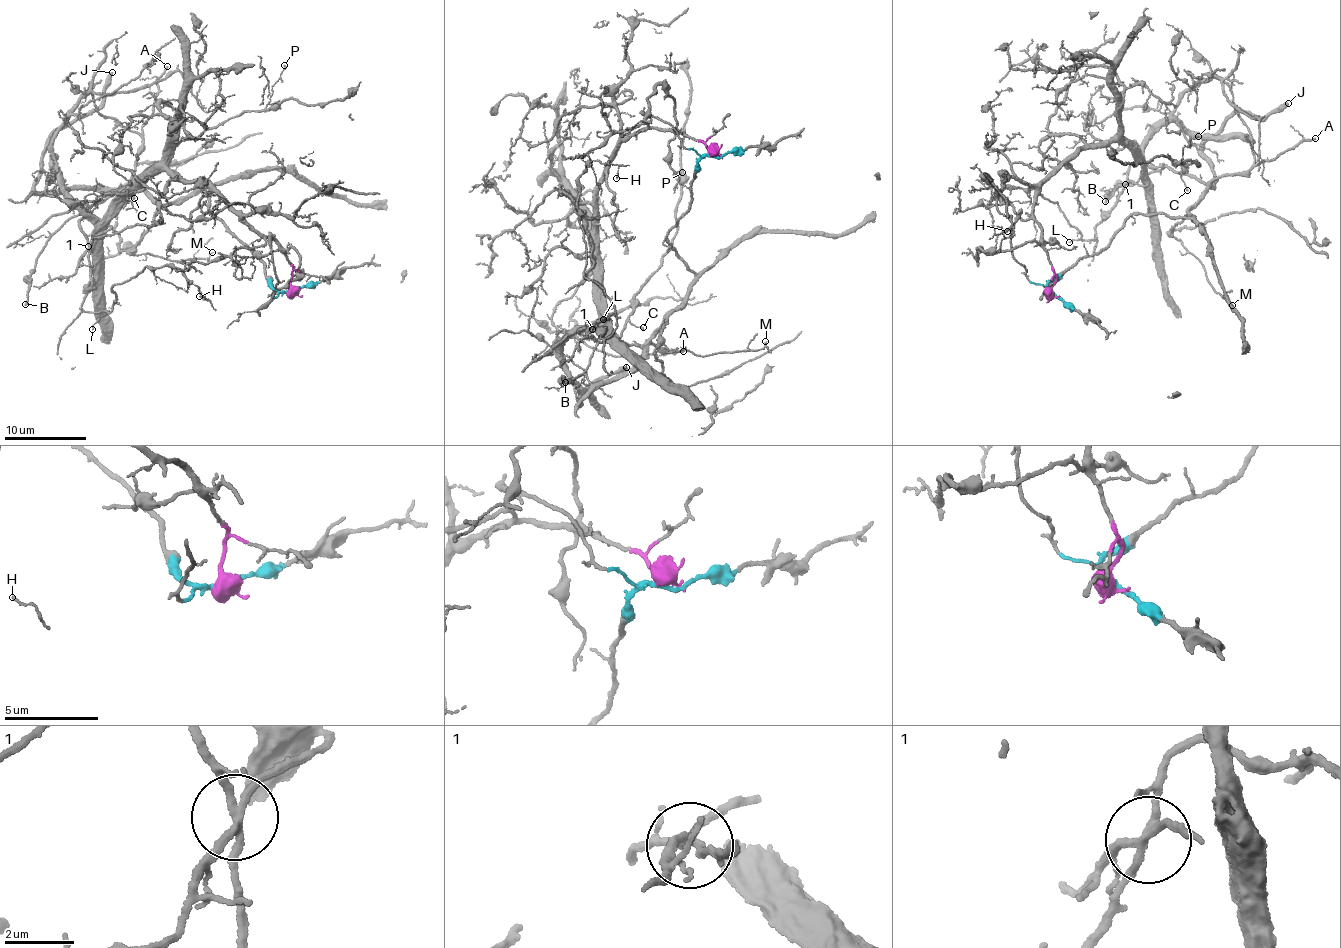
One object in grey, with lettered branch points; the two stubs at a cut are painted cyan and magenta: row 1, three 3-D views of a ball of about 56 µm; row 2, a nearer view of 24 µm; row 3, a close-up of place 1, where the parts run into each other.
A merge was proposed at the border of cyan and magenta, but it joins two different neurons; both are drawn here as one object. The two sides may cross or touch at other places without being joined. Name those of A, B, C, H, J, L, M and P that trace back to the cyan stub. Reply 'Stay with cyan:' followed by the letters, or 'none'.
Stay with cyan: A, B, C, H, J, L, M, P

